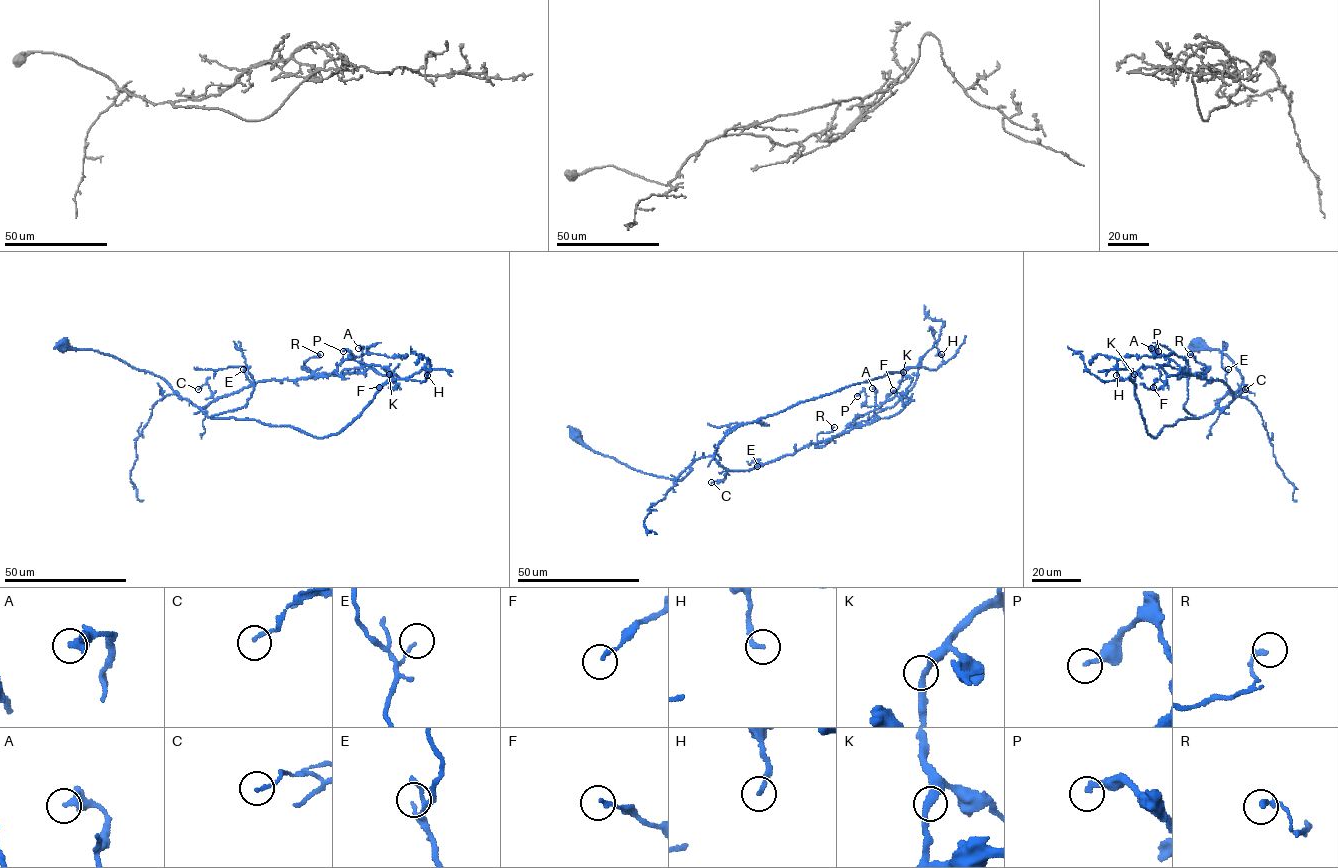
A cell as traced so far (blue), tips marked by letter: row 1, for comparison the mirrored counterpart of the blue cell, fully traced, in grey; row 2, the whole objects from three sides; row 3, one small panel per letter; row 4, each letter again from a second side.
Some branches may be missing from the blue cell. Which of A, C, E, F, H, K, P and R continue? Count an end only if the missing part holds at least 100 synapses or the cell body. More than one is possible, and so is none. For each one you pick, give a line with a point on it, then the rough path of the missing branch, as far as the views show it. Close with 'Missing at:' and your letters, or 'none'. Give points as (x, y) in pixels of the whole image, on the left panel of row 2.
Missing at: none

